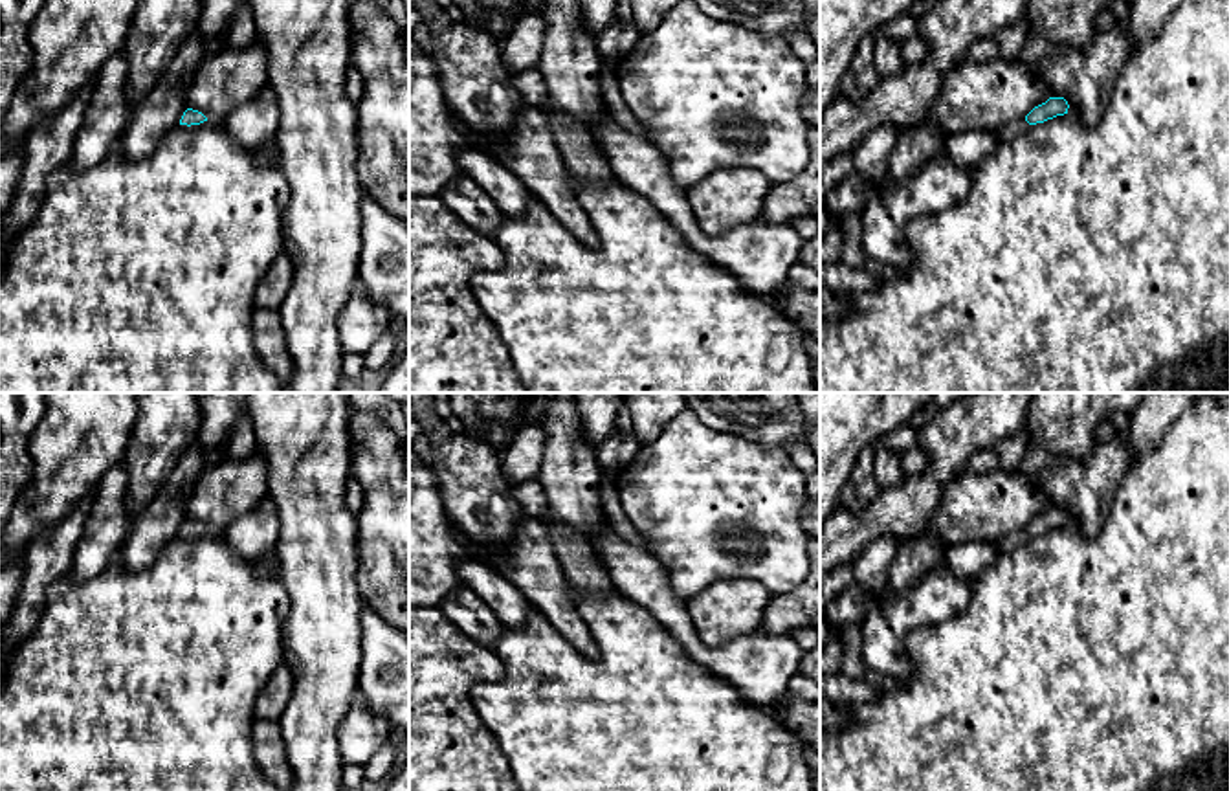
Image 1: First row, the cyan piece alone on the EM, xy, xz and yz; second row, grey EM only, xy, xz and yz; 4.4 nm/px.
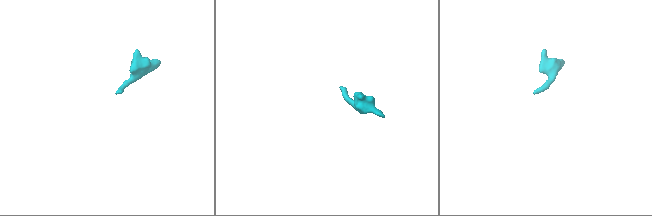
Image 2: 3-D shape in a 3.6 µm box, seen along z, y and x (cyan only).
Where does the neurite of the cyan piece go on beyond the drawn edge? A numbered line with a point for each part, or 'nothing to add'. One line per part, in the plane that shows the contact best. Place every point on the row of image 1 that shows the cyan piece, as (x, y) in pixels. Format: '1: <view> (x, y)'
1: yz (1013, 129)

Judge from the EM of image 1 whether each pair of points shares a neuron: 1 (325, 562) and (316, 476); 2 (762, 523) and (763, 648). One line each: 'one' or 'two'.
1: one
2: two

